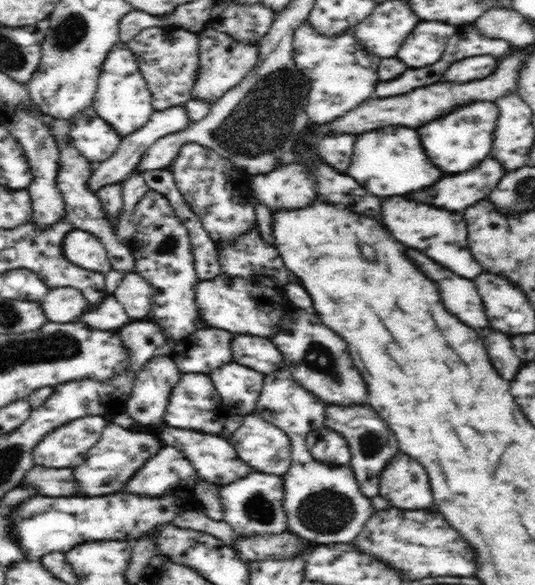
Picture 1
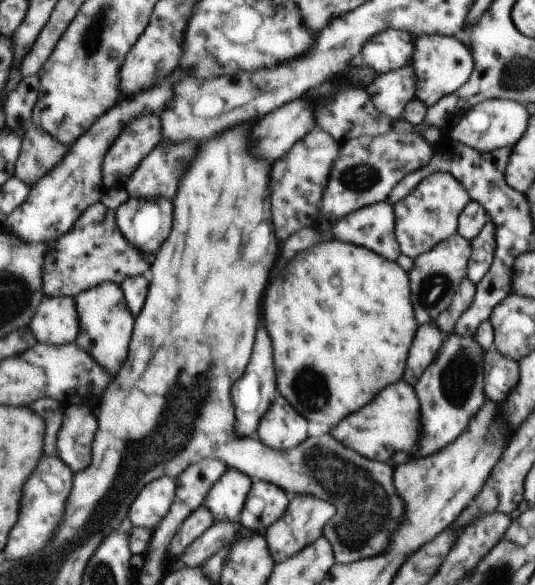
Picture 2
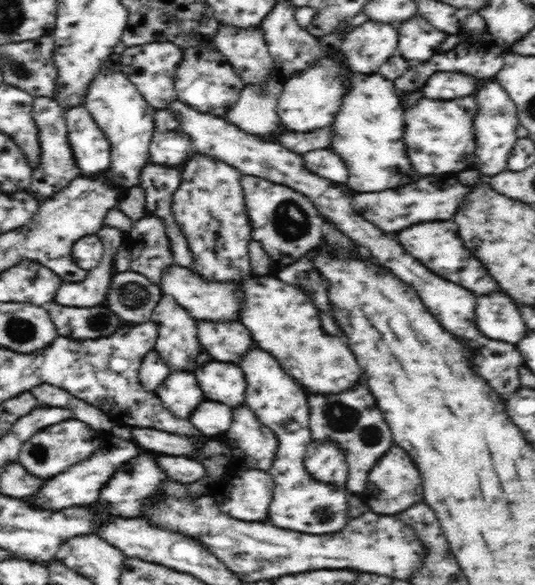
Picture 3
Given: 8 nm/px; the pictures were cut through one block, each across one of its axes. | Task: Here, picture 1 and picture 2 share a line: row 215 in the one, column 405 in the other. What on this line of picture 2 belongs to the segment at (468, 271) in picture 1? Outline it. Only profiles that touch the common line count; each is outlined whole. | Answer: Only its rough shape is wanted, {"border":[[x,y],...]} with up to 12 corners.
{"border":[[402,380],[330,430],[392,468],[418,440],[418,400]]}

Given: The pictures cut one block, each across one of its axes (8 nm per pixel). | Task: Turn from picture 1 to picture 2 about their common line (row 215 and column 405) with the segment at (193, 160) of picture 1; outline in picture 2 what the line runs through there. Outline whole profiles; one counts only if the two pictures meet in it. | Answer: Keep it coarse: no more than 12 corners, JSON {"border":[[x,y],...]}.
{"border":[[451,174],[393,204],[401,254],[414,260],[456,233],[470,201]]}

